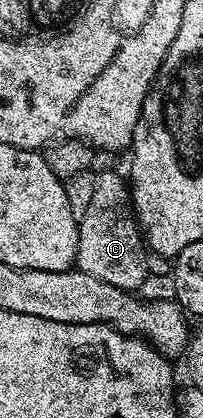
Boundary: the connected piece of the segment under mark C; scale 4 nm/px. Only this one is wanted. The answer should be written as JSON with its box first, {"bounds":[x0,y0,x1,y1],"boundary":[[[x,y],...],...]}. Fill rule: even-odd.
{"bounds":[74,173,149,290],"boundary":[[[103,173],[96,179],[86,203],[85,215],[77,221],[79,238],[74,264],[81,272],[93,275],[93,279],[134,290],[149,274],[149,253],[135,216],[128,182],[115,173]]]}

